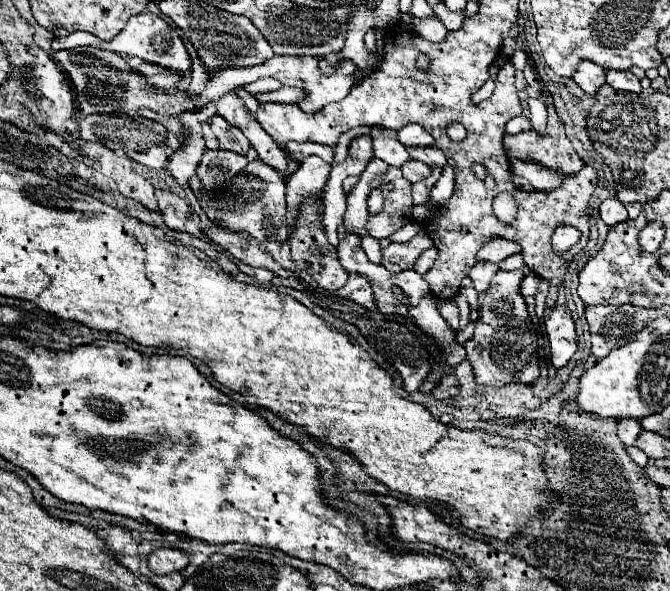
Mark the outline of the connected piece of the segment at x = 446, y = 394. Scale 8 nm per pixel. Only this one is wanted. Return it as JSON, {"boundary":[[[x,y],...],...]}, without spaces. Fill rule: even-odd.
{"boundary":[[[448,374],[448,376],[444,376],[442,378],[442,382],[440,382],[440,386],[434,390],[434,396],[436,398],[452,398],[452,396],[456,396],[458,394],[458,380],[452,376],[452,374]]]}

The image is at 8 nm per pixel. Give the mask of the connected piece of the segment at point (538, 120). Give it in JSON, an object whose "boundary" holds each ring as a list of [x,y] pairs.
{"boundary":[[[528,98],[528,106],[530,106],[530,124],[536,128],[540,126],[546,128],[546,106],[536,98]]]}

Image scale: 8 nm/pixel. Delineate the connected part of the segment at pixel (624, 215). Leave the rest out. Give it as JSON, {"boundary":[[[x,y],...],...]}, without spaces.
{"boundary":[[[610,198],[610,200],[604,200],[604,202],[600,204],[600,218],[602,218],[608,226],[616,226],[618,222],[628,220],[628,212],[626,212],[624,204],[622,204],[618,198]]]}

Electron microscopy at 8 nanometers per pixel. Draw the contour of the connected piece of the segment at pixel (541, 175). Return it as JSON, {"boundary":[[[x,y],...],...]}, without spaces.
{"boundary":[[[510,160],[510,170],[518,176],[524,176],[536,190],[556,190],[562,186],[566,174],[558,170],[550,170],[532,160]]]}

